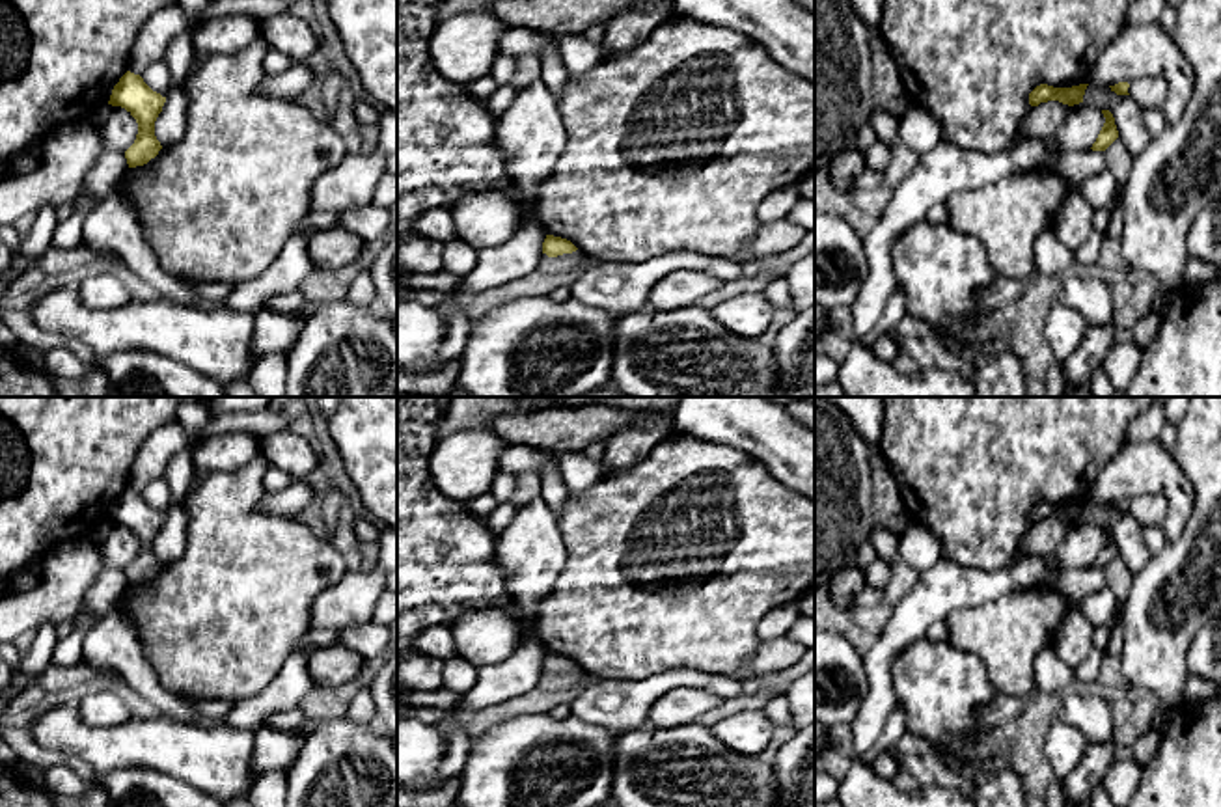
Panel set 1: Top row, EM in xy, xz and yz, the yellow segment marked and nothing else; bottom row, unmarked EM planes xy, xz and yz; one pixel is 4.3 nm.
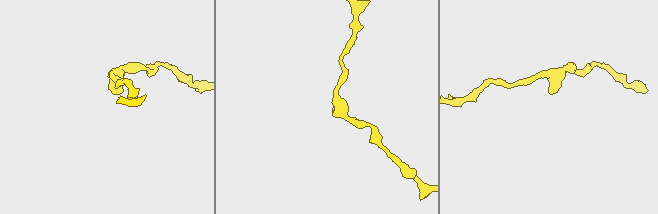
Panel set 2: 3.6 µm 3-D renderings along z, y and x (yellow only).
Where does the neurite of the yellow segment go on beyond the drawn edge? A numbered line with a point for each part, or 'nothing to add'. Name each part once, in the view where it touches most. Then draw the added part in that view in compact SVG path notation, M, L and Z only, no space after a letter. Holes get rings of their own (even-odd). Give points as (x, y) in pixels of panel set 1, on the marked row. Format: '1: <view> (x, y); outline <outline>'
nothing to add

